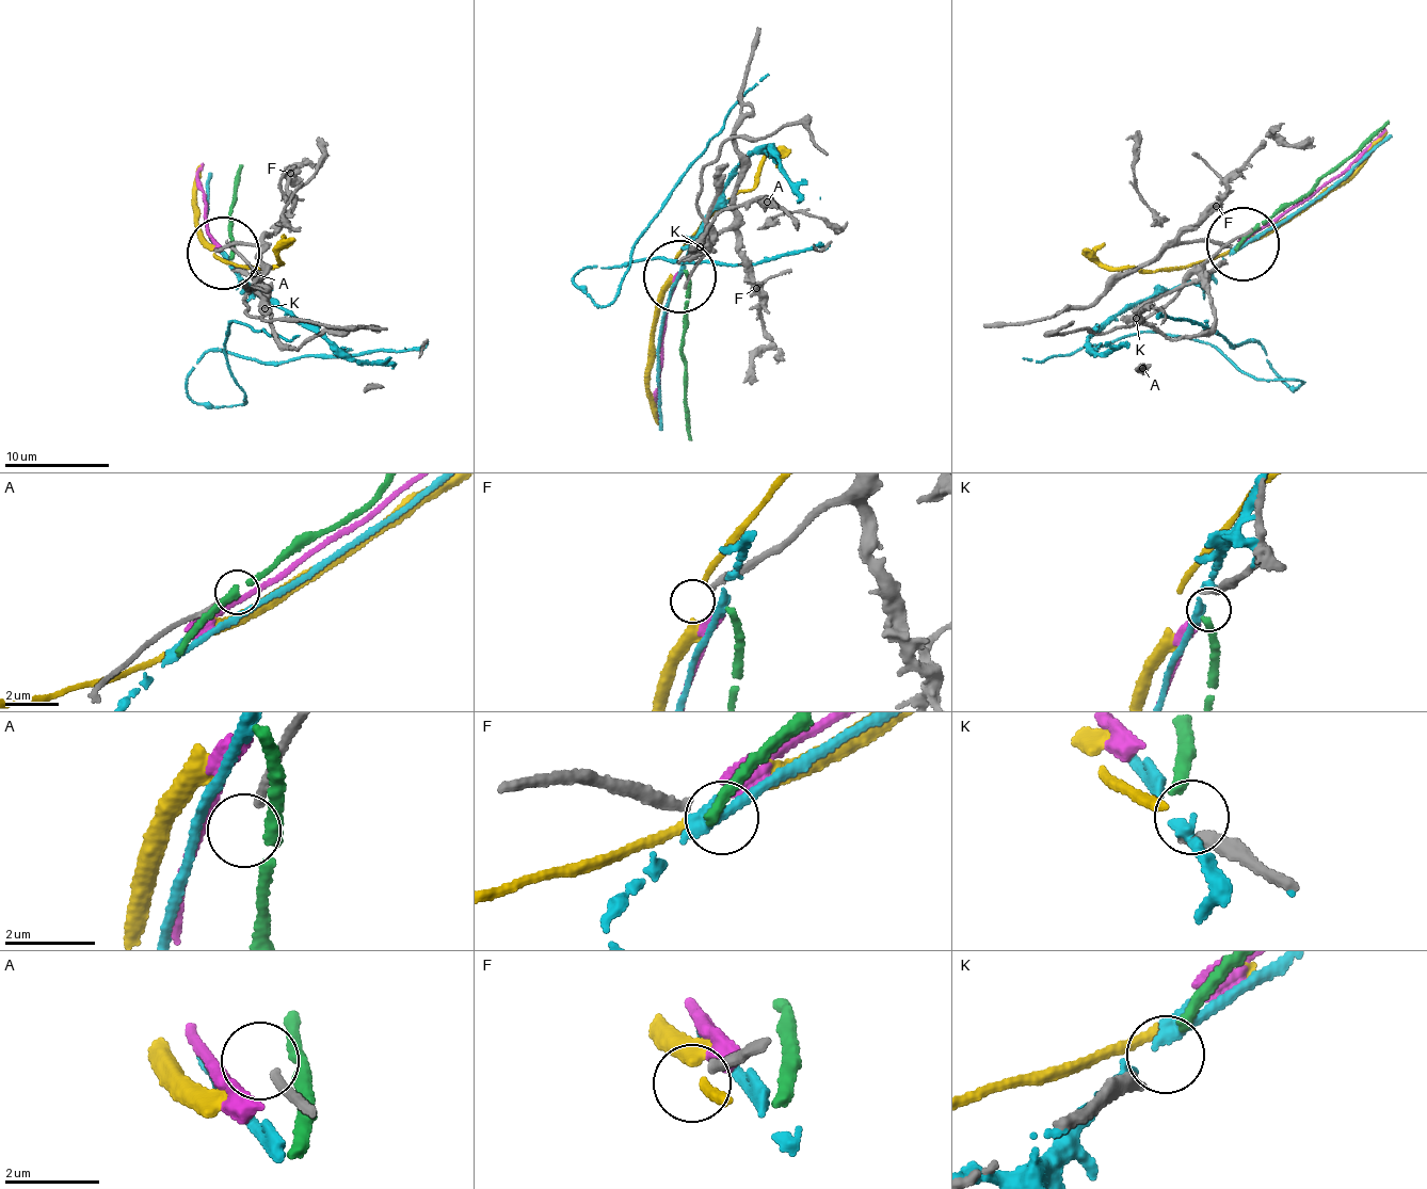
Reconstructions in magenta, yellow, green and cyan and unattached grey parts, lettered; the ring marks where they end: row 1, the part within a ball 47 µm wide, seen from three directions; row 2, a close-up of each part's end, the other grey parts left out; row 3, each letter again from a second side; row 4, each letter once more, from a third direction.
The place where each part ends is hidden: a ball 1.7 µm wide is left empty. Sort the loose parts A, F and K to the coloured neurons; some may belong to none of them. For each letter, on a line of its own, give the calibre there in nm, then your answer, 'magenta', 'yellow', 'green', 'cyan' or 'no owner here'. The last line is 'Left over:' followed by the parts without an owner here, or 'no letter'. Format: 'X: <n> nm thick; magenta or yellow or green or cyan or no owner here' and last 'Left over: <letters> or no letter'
A: 160 nm thick; no owner here
F: 220 nm thick; no owner here
K: 240 nm thick; green
Left over: A, F

